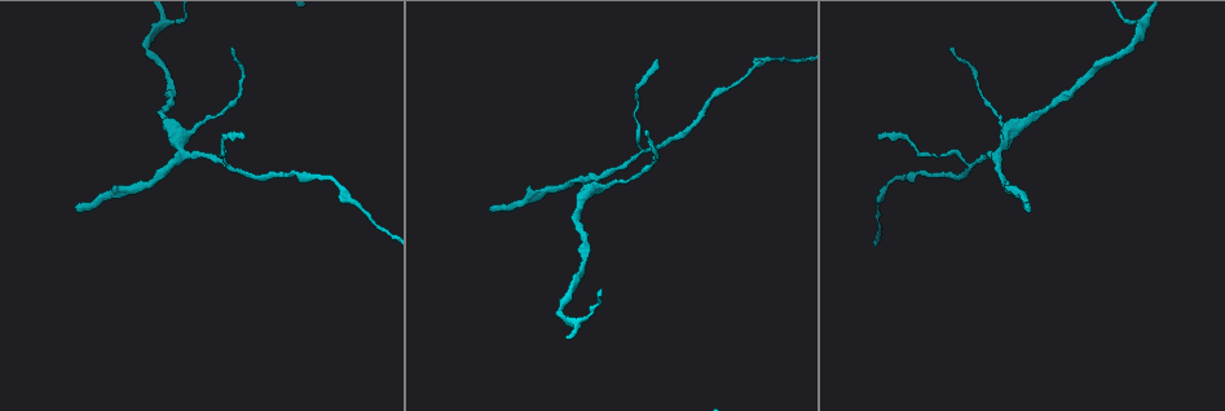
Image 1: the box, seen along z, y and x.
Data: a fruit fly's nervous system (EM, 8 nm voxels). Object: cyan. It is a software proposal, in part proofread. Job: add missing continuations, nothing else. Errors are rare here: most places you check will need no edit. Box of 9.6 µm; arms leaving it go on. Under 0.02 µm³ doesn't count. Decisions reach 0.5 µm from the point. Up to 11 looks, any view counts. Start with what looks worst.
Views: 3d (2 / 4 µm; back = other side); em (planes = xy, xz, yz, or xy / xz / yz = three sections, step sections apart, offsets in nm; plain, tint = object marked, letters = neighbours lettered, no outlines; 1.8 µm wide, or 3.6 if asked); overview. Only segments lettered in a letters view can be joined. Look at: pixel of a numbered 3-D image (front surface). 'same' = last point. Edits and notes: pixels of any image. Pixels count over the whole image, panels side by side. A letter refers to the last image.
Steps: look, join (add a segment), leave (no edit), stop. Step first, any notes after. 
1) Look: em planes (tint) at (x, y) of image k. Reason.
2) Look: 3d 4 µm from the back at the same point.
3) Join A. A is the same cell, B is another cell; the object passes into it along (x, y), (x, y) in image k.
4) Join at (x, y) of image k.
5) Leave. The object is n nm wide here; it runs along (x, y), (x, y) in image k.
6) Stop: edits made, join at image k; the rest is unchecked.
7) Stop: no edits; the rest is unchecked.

Look: 3d 2 µm at (489, 208) of image 1.

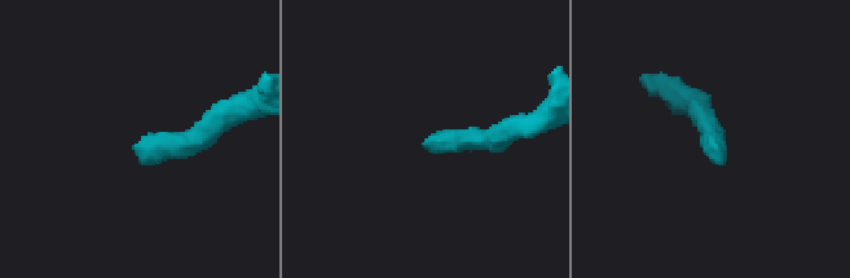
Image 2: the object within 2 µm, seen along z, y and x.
Look: em 3.6 µm xz step 4 (tint) at (719, 164) of image 2. Need the tissue.

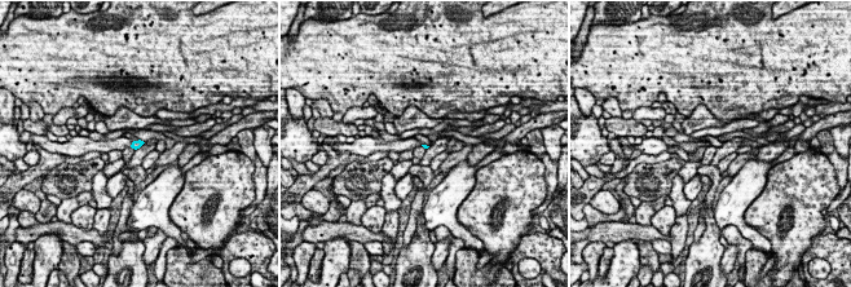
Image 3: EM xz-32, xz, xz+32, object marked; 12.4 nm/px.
Look: em 3.6 µm planes (letters) at the same point. Another direction.

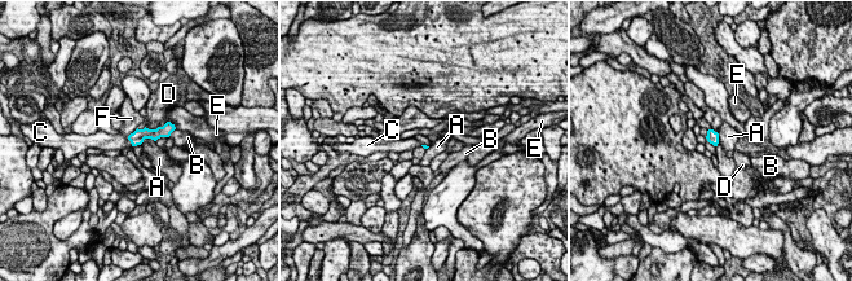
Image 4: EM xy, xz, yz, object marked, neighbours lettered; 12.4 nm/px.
Join C. C is the same cell, A, B, D, E and F are other cells; the object passes into it along (137, 137), (129, 140), (110, 141) in image 4; it goes on there.

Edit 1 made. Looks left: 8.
Look: overview. Redraw.

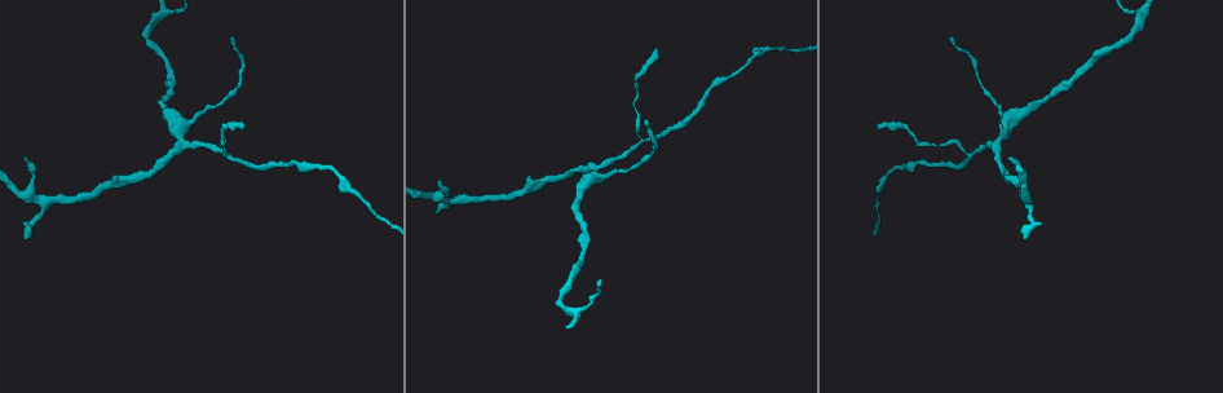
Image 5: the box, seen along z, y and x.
Look: 3d 4 µm at (649, 122) of image 5. Tapers out.

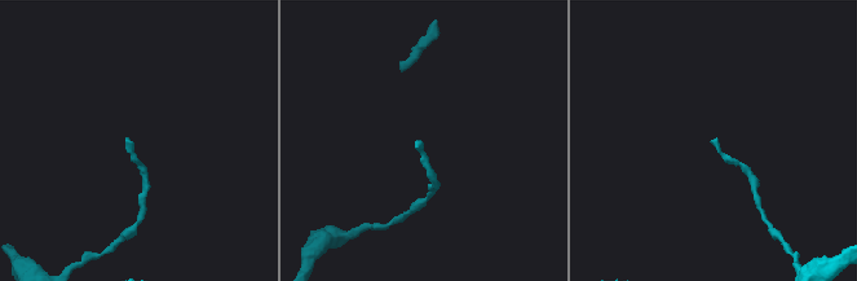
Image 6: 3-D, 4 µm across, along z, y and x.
Look: em xy step 16 (tint) at (420, 142) of image 6. Shape alone is not enough.

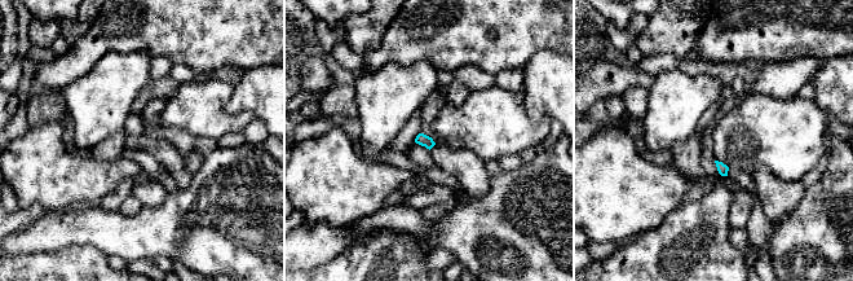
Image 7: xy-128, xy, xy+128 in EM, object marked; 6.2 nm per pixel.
Look: em planes (letters) at the same point.

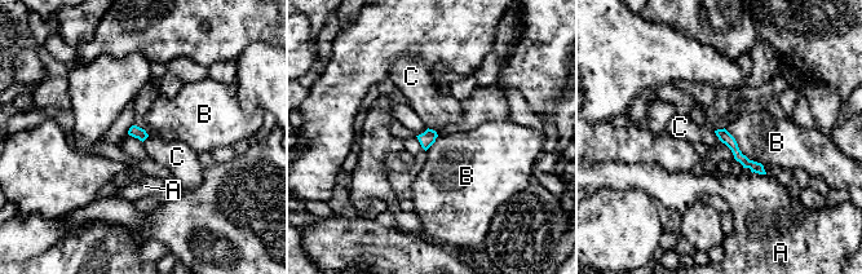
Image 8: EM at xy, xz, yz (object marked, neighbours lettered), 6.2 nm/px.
Leave. The longest contact is with B, 340 nm; A, B and C are other cells; it runs along (720, 132), (747, 163), (760, 169) in image 8; none of them fits.

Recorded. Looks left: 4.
Look: em planes (letters) at (997, 143) of image 5. Arms part here.

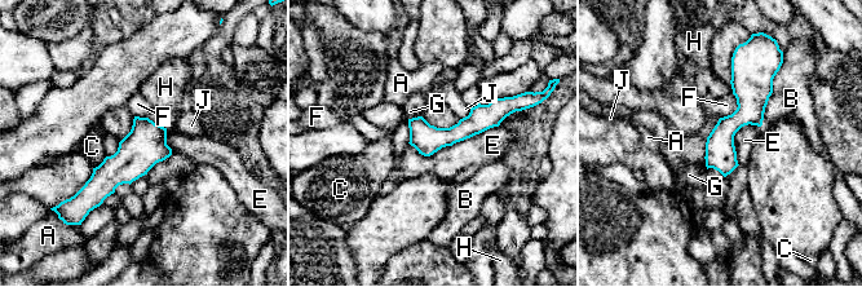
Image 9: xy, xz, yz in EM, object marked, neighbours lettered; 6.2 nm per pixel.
Leave. The longest contact is with E, 550 nm; A, B, C, E, F, G, H and J are other cells; it runs along (737, 66), (743, 113), (724, 132), (724, 171) in image 9; no lettered segment goes on from it.

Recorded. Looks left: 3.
Look: em planes (tint) at (577, 315) of image 5. Calibre changes.

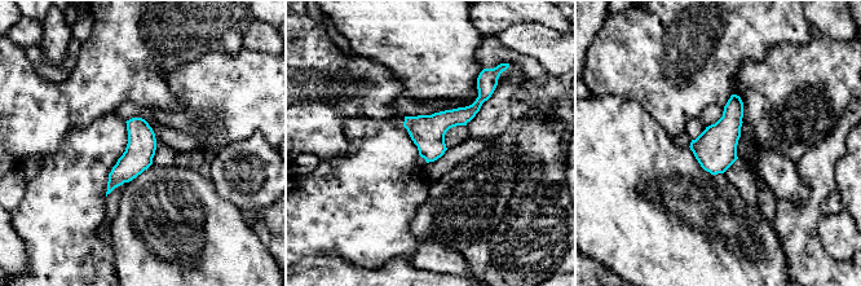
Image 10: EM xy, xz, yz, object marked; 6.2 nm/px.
Look: em planes (letters) at the same point. What lies round it.

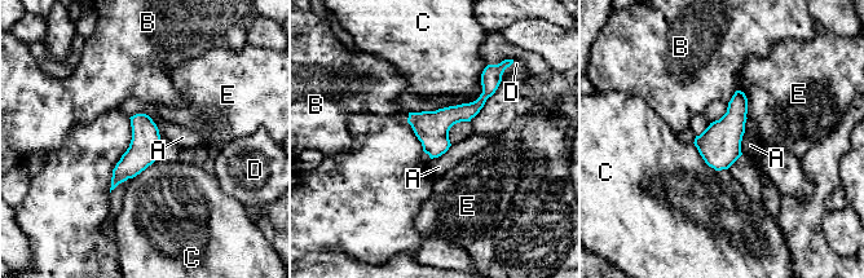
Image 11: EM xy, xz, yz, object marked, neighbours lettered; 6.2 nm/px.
Leave. The longest contact is with C, 280 nm; A, B, C, D and E are other cells; a border runs along (745, 132), (741, 140), (741, 154) in image 11; none of them fits.

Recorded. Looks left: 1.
Stop: edits made, join at image 4; the rest is unchecked.

